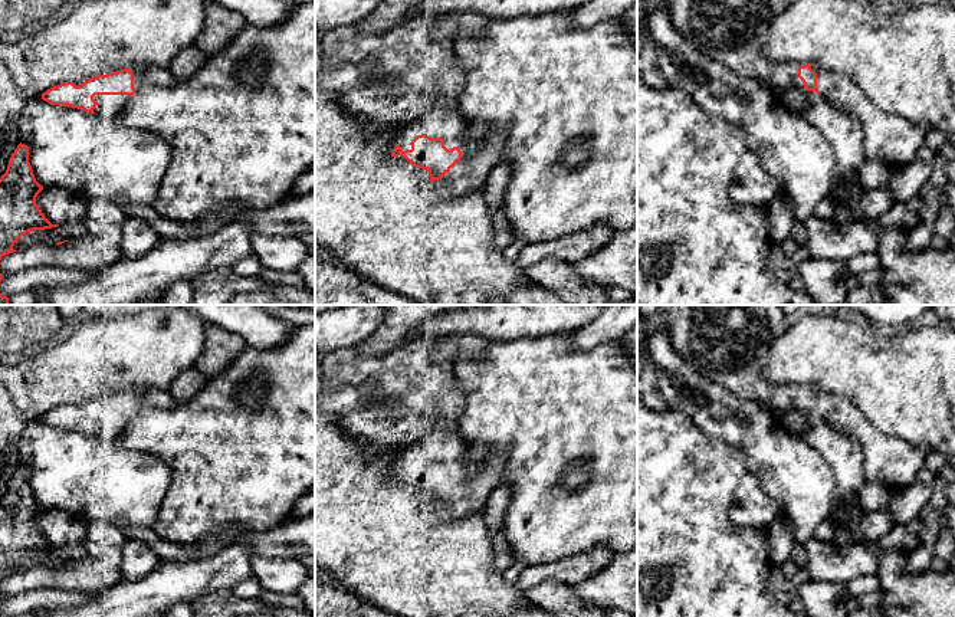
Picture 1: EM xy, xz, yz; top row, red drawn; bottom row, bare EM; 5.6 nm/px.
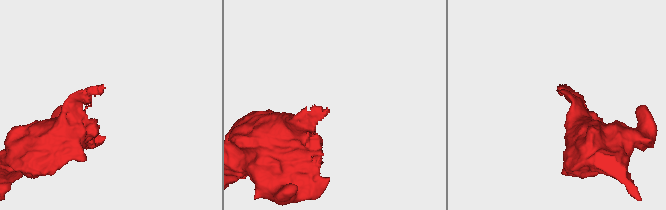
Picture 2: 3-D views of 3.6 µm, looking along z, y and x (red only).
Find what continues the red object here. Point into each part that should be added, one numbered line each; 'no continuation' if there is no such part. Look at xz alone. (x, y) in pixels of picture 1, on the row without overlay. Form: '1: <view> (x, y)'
1: xz (469, 496)

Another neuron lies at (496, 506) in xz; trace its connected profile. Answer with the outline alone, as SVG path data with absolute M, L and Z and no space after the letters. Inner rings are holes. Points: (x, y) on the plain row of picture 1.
M501 483L489 496L483 509L485 522L488 525L488 538L495 554L495 568L503 572L516 562L509 542L505 535L505 515L511 501L511 489L506 483Z

